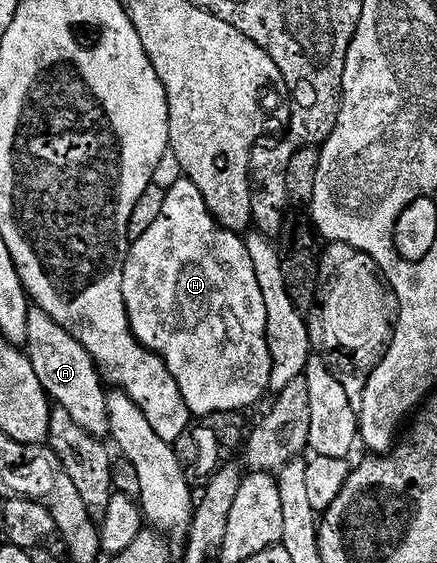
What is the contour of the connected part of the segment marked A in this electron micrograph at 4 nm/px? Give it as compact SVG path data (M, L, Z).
M31 307L28 314L28 338L24 345L24 351L30 357L32 370L36 370L36 378L40 378L40 386L44 386L46 395L57 407L68 410L68 414L79 426L84 426L88 434L99 438L109 437L110 419L108 418L108 404L106 398L108 395L104 385L104 377L98 370L98 365L94 363L93 358L44 310Z

